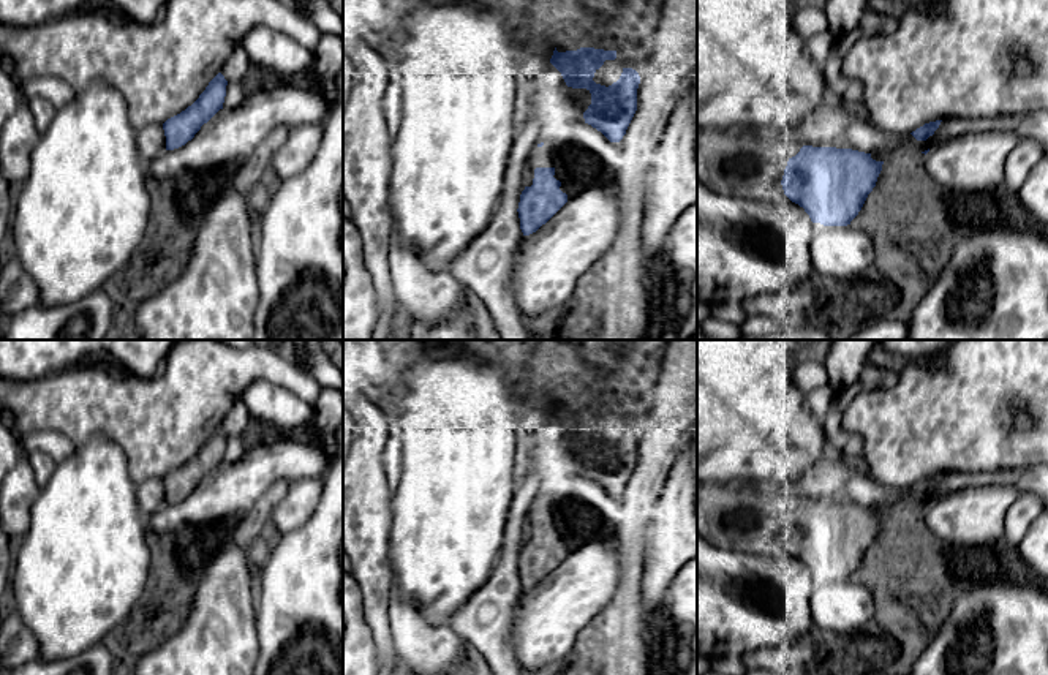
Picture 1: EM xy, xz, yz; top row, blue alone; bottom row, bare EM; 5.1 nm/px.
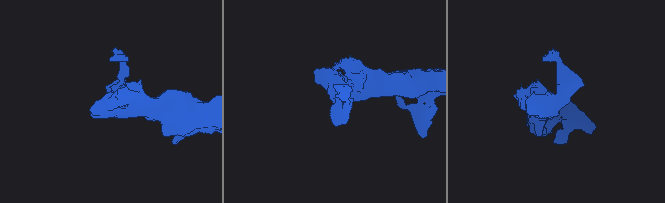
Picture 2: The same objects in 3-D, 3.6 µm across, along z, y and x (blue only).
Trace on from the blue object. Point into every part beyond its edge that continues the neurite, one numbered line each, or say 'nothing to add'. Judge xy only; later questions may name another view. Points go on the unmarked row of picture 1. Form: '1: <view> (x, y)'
nothing to add

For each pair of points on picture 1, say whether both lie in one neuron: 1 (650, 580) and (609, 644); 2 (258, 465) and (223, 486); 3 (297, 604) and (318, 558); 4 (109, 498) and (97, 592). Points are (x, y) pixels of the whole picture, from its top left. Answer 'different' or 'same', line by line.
1: different
2: same
3: same
4: same

